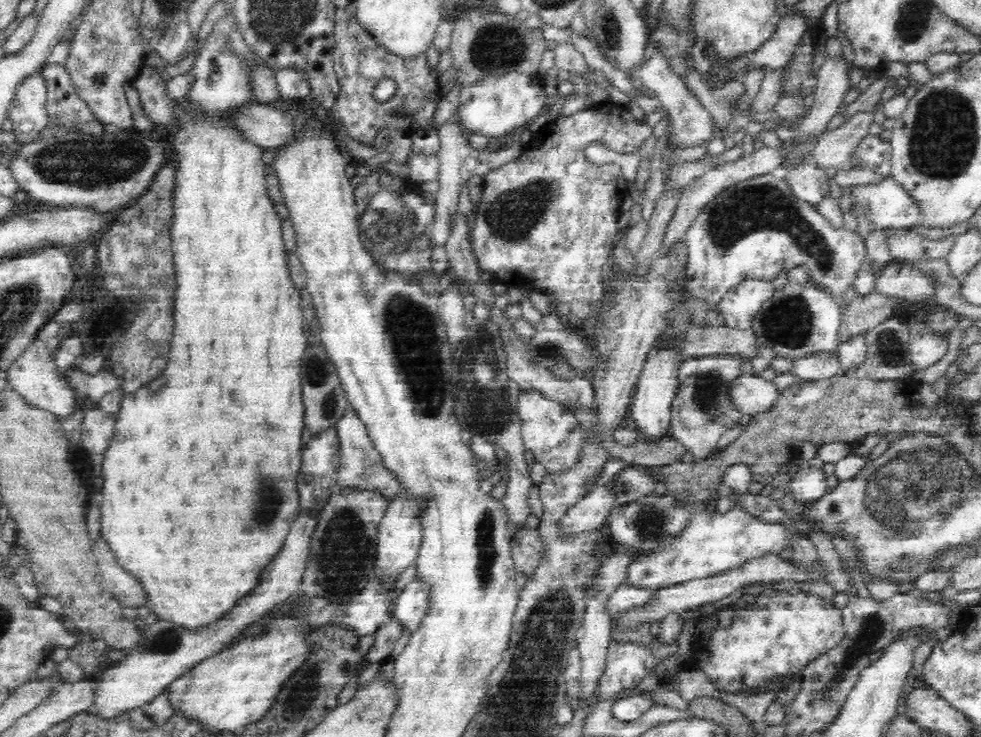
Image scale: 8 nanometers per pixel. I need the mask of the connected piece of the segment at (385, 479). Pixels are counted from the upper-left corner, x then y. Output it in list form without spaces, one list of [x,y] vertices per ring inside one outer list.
[[[344,404],[342,414],[334,423],[333,429],[339,442],[339,453],[341,454],[338,484],[358,485],[358,487],[362,487],[360,488],[361,492],[376,491],[387,501],[387,505],[396,502],[396,498],[400,494],[396,479],[384,469],[382,457],[372,448],[372,441],[366,432],[366,427],[350,405]]]

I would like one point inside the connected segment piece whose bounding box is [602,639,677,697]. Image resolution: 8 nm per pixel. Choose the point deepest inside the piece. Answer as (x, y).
(628, 664)

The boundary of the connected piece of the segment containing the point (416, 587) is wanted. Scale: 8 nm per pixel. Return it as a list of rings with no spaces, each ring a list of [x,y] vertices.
[[[413,579],[404,586],[392,606],[392,617],[409,633],[415,632],[425,614],[428,587]]]

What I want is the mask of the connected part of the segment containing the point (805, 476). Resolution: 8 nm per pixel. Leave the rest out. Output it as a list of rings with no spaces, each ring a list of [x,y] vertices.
[[[802,463],[793,472],[788,489],[795,500],[814,501],[829,488],[824,471],[808,463]]]

